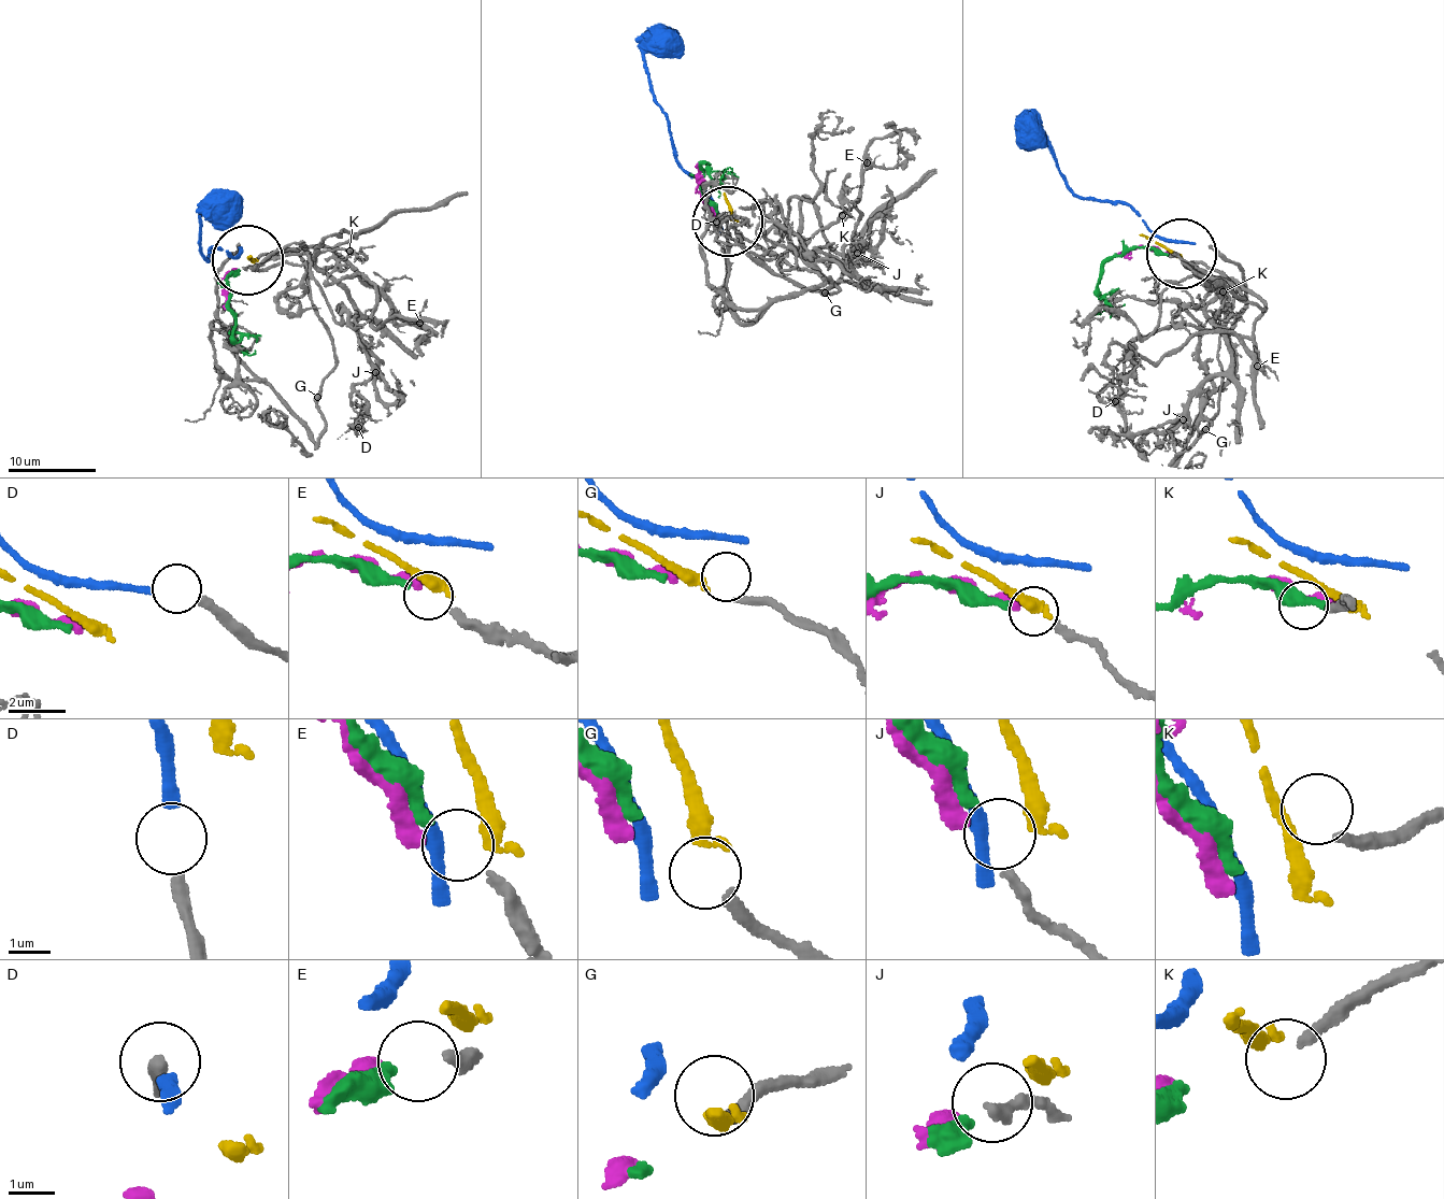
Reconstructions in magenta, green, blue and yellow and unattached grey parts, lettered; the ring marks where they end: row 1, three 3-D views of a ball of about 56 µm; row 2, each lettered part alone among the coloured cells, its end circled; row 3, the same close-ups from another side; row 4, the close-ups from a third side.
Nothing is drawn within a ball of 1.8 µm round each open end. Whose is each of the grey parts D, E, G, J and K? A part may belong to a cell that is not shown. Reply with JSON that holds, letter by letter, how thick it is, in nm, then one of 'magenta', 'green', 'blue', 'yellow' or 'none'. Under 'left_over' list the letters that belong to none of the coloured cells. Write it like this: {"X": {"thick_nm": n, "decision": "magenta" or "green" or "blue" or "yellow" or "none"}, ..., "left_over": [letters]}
{"D": {"thick_nm": 320, "decision": "blue"}, "E": {"thick_nm": 260, "decision": "green"}, "G": {"thick_nm": 280, "decision": "yellow"}, "J": {"thick_nm": 240, "decision": "magenta"}, "K": {"thick_nm": 240, "decision": "none"}, "left_over": ["K"]}

